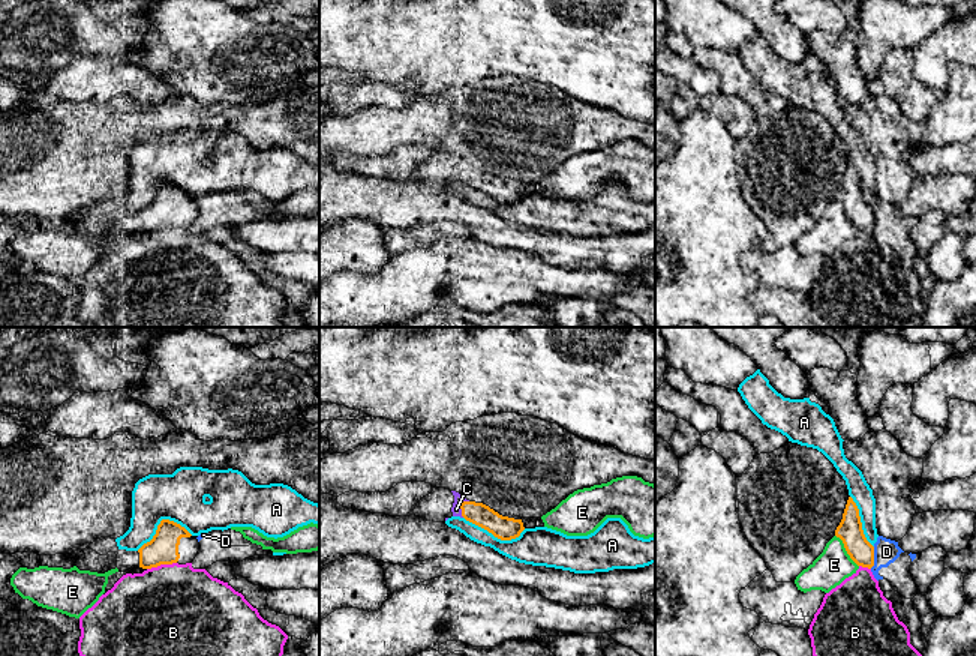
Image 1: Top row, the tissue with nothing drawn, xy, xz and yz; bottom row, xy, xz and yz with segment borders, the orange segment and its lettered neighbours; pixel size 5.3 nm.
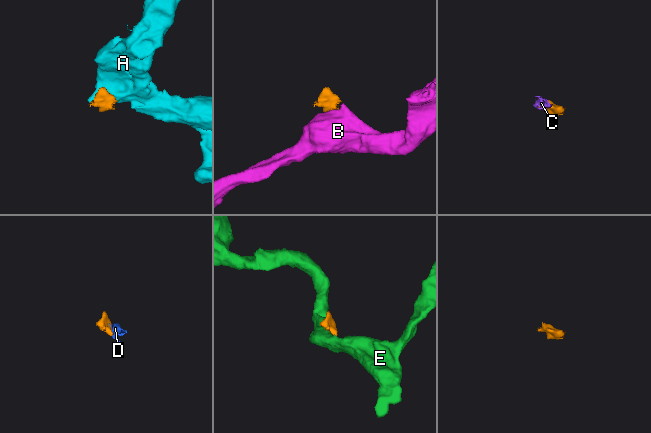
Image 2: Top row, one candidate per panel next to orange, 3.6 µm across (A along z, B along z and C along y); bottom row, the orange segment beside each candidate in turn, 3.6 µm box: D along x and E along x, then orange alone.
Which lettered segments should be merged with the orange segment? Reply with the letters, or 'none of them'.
B, C

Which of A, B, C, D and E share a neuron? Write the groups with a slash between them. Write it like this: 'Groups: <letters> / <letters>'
Groups: A D / B C / E

